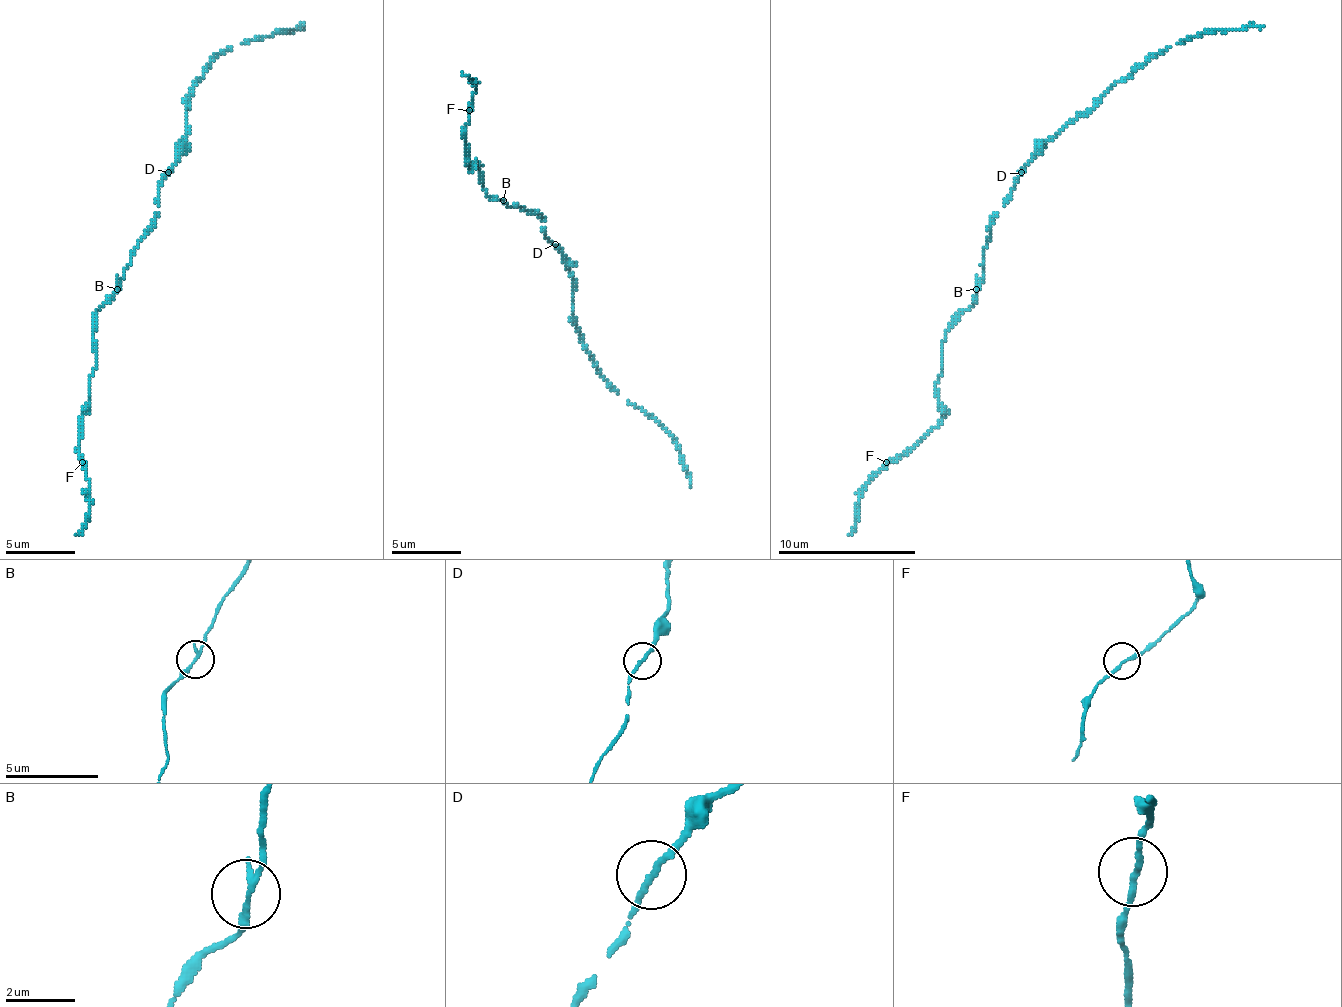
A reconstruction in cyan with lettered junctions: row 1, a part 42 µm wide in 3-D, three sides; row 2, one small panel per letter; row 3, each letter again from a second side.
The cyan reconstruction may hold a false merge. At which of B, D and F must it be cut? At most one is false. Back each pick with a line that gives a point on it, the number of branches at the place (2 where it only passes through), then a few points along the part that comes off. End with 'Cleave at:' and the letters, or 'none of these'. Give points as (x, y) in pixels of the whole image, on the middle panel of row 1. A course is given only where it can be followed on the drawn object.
Cleave at: none of these

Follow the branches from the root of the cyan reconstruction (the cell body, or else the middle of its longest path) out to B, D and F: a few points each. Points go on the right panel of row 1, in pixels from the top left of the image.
B: (994, 220), (990, 241), (983, 251), (983, 279), (976, 289)
D: (994, 220), (1014, 185), (1014, 178), (1021, 171)
F: (994, 220), (976, 299), (942, 344), (942, 376), (935, 386), (942, 420), (886, 462)

